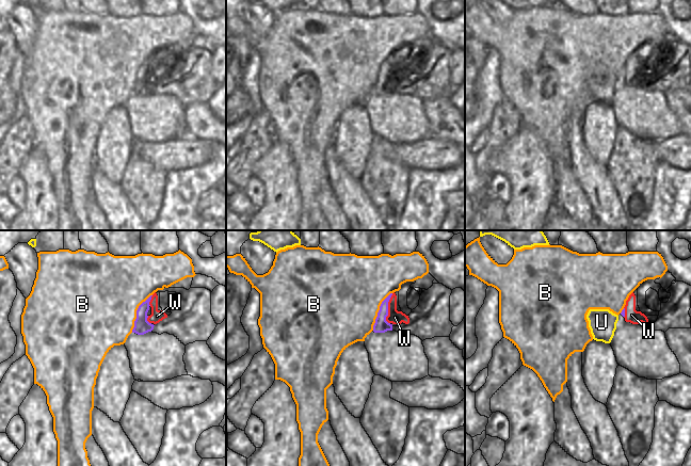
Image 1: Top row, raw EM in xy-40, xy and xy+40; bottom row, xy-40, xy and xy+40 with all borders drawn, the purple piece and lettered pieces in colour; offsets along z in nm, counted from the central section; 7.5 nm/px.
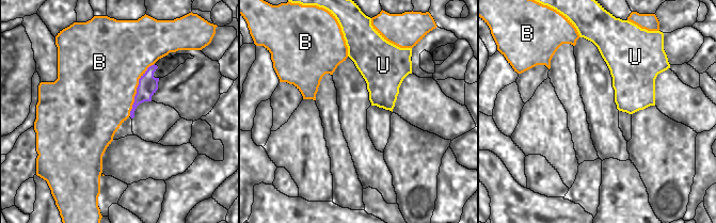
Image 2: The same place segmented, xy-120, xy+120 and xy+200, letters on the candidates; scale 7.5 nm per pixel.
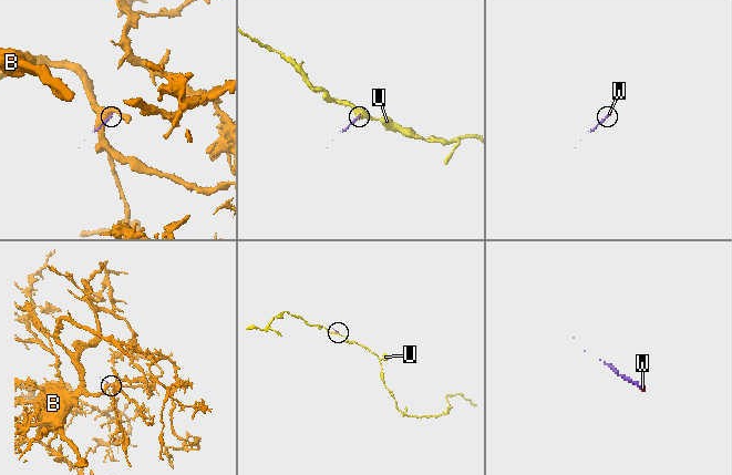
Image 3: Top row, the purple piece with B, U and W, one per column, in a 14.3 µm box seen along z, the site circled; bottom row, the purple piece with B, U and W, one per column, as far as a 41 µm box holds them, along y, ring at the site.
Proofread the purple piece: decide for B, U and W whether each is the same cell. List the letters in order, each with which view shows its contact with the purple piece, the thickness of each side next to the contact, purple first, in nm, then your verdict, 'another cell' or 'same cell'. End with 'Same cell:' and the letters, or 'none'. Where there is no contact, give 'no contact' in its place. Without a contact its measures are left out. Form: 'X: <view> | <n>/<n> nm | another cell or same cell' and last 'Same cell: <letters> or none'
B: xy-40 | 120/500 nm | another cell
U: no contact | another cell
W: xy | 110/110 nm | same cell
Same cell: W

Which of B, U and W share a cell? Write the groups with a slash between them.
B / U / W

